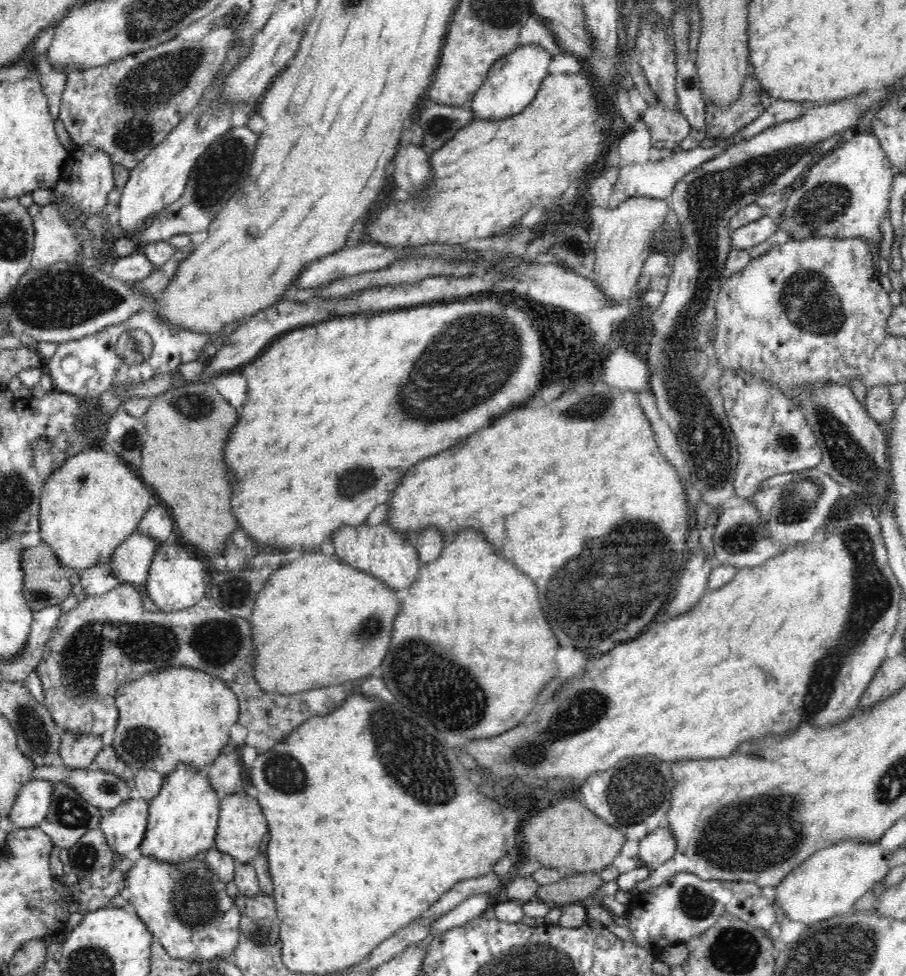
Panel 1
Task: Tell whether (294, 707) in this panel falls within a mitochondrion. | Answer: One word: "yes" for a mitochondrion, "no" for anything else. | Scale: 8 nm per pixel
no

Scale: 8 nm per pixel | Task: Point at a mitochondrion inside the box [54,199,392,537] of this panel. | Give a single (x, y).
(350, 484)

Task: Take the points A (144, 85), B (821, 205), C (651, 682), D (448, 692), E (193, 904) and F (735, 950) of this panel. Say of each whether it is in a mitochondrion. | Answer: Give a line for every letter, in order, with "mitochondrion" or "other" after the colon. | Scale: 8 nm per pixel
A: mitochondrion
B: mitochondrion
C: other
D: mitochondrion
E: mitochondrion
F: mitochondrion

